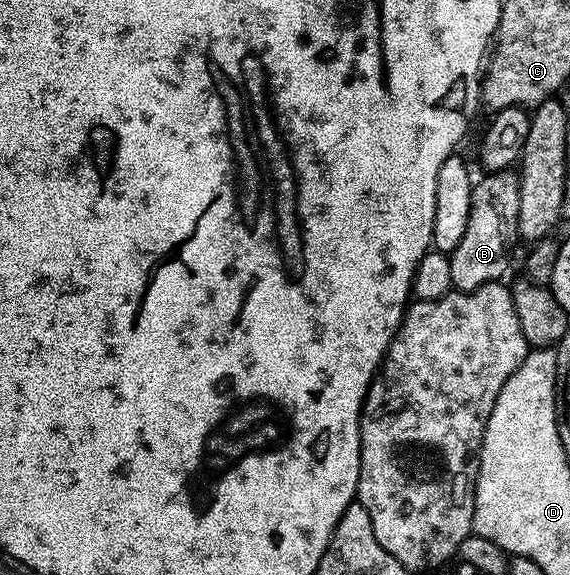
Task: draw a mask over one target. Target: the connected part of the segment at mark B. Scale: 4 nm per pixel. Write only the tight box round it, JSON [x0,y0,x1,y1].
[449,170,520,291]

